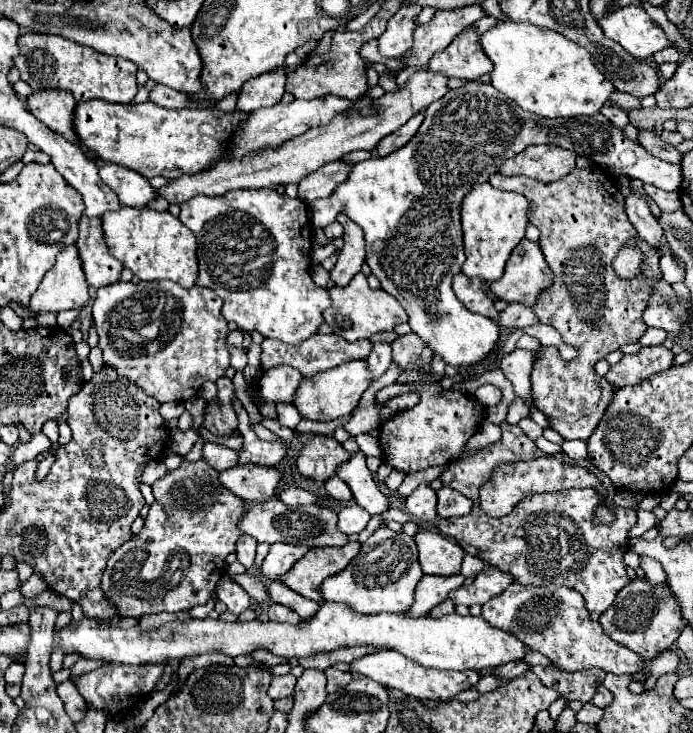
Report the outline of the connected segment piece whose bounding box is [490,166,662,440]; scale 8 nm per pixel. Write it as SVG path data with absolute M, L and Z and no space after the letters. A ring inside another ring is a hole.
M594 166L592 170L582 170L574 168L568 176L562 180L544 184L526 176L502 176L494 174L490 178L490 184L498 190L512 190L528 198L530 202L530 224L534 224L540 230L540 246L546 256L546 262L550 270L554 272L554 284L552 290L546 290L540 294L540 300L534 306L536 316L540 322L554 326L560 334L562 340L578 350L578 356L570 362L560 358L560 352L556 348L540 348L536 352L536 366L532 372L532 398L534 406L546 414L550 428L556 430L564 440L588 440L592 432L596 430L600 418L604 416L606 406L610 404L614 396L614 388L600 378L594 372L594 364L598 360L604 360L610 352L618 350L622 344L638 342L642 332L646 330L642 322L642 312L644 306L648 304L648 298L652 296L654 284L662 278L660 270L660 252L652 246L648 246L644 240L638 238L638 232L630 224L626 212L624 212L624 196L618 190L618 184L614 178L610 178L600 166ZM634 238L638 248L646 254L646 268L644 268L644 278L634 278L634 280L620 280L614 274L612 268L612 258L618 254L618 250L624 246L626 240Z

